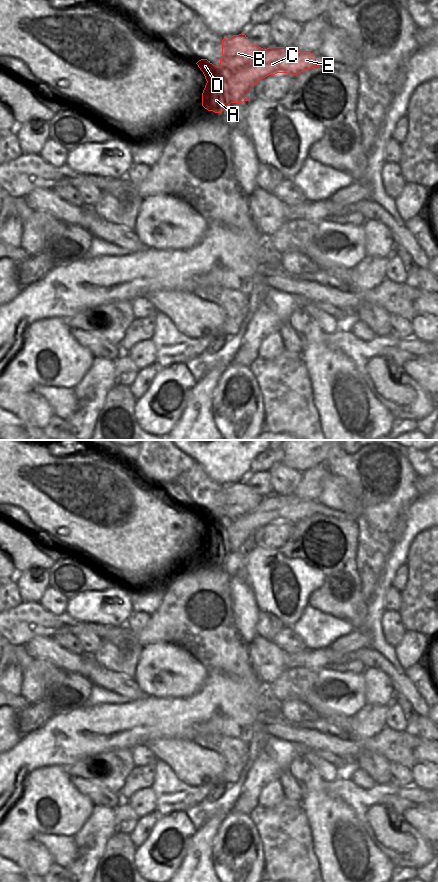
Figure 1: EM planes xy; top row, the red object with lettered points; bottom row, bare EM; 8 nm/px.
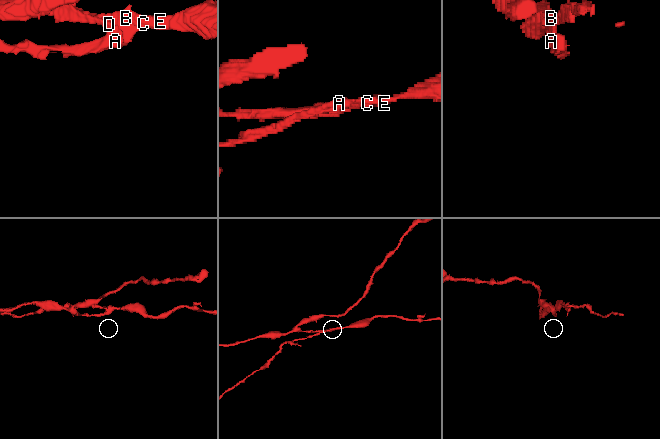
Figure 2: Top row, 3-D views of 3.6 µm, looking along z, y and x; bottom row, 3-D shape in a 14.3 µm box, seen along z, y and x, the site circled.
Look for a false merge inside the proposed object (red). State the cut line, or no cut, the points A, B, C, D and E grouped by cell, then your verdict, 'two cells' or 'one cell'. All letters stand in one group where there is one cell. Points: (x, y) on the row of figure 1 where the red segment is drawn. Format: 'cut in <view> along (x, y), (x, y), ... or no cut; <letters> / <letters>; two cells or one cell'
cut in xy along (218, 67), (218, 76), (207, 81); A B C E / D; two cells

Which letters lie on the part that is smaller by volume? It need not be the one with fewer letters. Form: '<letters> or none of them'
D

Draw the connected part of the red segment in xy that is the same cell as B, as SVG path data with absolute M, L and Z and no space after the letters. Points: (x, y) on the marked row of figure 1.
M244 33L226 37L222 40L222 56L218 67L218 78L207 81L202 93L202 106L208 111L221 113L231 103L250 101L250 97L247 95L261 79L277 73L287 73L293 76L313 67L319 67L316 64L316 53L299 51L294 47L269 47L263 49L255 45Z

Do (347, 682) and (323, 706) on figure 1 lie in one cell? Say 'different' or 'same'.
same

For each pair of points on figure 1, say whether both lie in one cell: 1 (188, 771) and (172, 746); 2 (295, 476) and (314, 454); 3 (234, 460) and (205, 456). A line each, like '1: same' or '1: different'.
1: same
2: different
3: same

